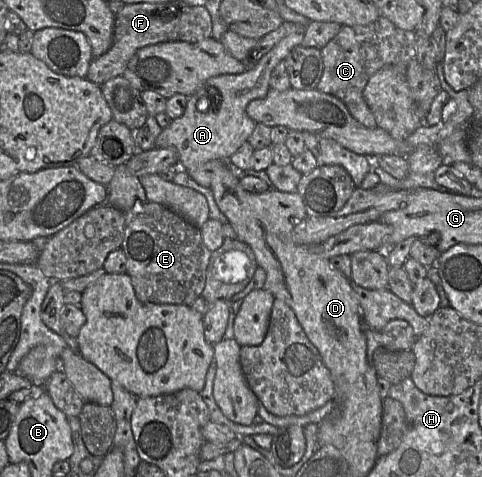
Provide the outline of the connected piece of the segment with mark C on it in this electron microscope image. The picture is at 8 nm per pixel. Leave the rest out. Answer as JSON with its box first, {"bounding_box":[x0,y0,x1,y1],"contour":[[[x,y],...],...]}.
{"bounding_box":[317,16,416,128],"contour":[[[380,16],[367,25],[343,25],[337,35],[322,49],[323,73],[317,90],[340,99],[350,114],[367,128],[375,128],[374,114],[368,107],[363,90],[369,78],[387,66],[404,66],[416,58],[415,31],[397,28],[387,18]]]}

